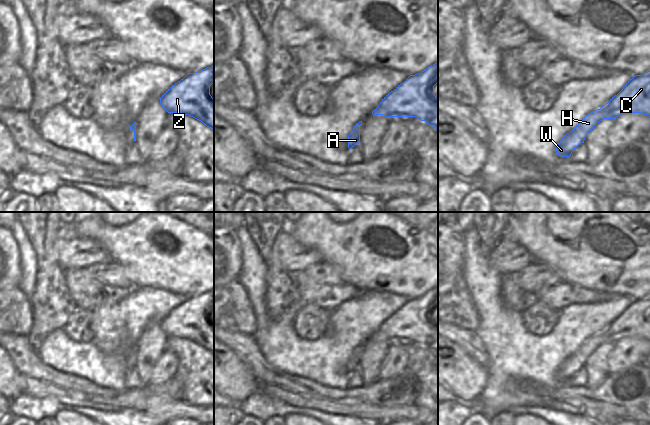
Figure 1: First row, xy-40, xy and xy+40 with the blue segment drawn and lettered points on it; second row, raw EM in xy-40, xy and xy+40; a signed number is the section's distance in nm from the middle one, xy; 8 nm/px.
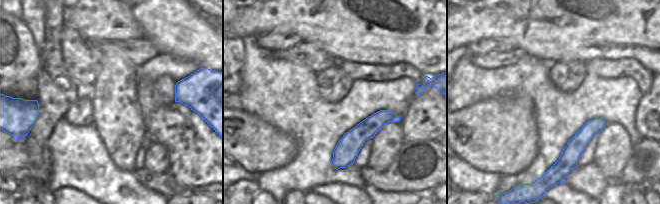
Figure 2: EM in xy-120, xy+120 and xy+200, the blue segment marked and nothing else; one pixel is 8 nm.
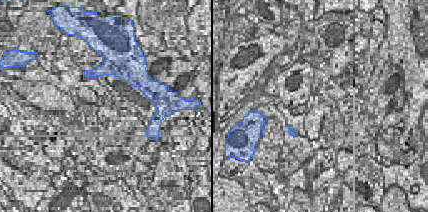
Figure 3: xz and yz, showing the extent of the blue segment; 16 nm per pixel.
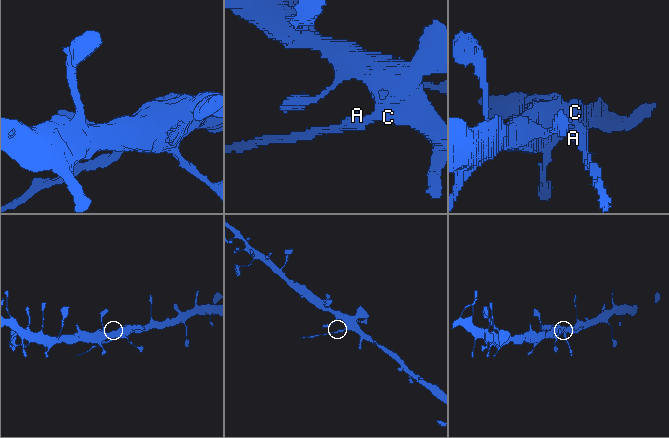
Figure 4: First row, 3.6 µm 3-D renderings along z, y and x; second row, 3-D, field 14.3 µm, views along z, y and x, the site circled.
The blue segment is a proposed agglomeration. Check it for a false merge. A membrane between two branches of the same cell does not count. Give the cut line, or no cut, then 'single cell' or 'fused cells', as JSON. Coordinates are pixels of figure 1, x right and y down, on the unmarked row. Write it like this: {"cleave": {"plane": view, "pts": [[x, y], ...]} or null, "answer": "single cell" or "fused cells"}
{"cleave": {"plane": "xy+40", "pts": [[600, 332], [606, 332], [617, 340]]}, "answer": "fused cells"}

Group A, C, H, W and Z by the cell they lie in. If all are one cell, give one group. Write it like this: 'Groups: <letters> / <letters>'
Groups: A H W / C Z

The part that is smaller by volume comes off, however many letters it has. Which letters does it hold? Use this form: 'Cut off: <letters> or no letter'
Cut off: A, H, W

